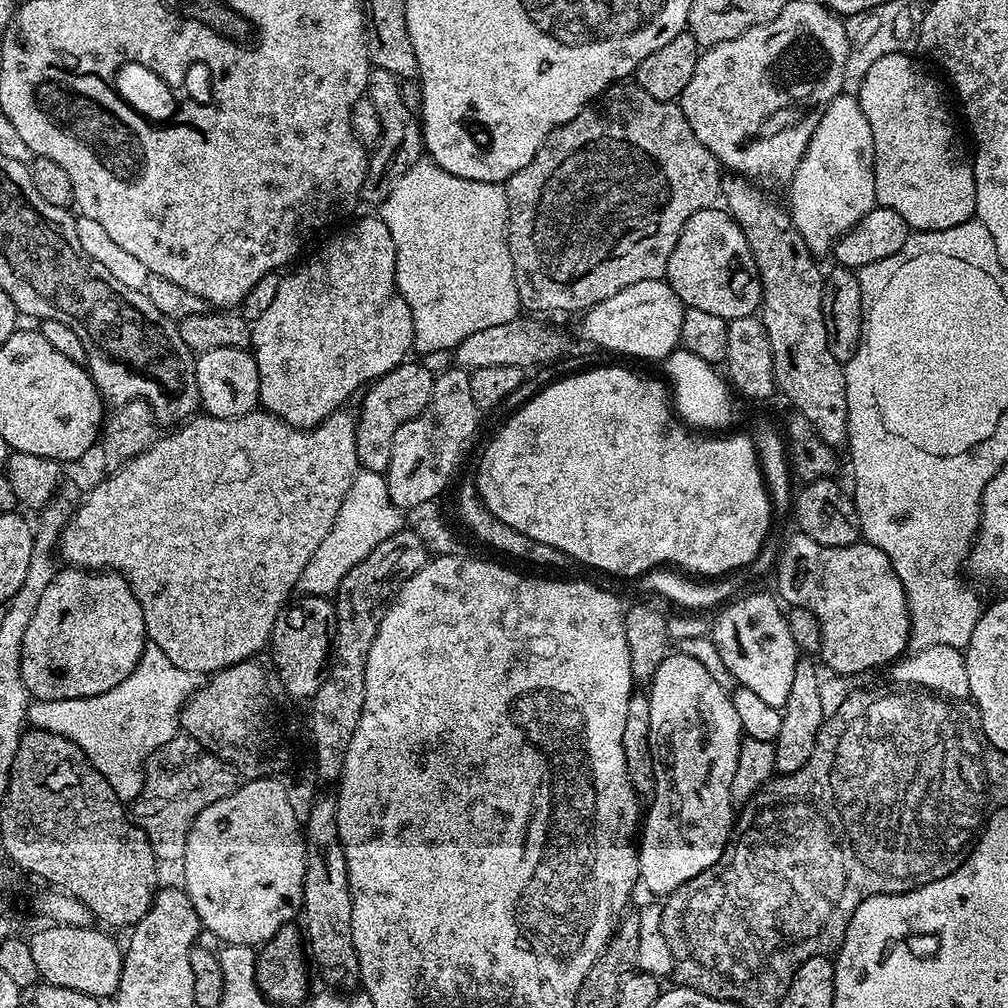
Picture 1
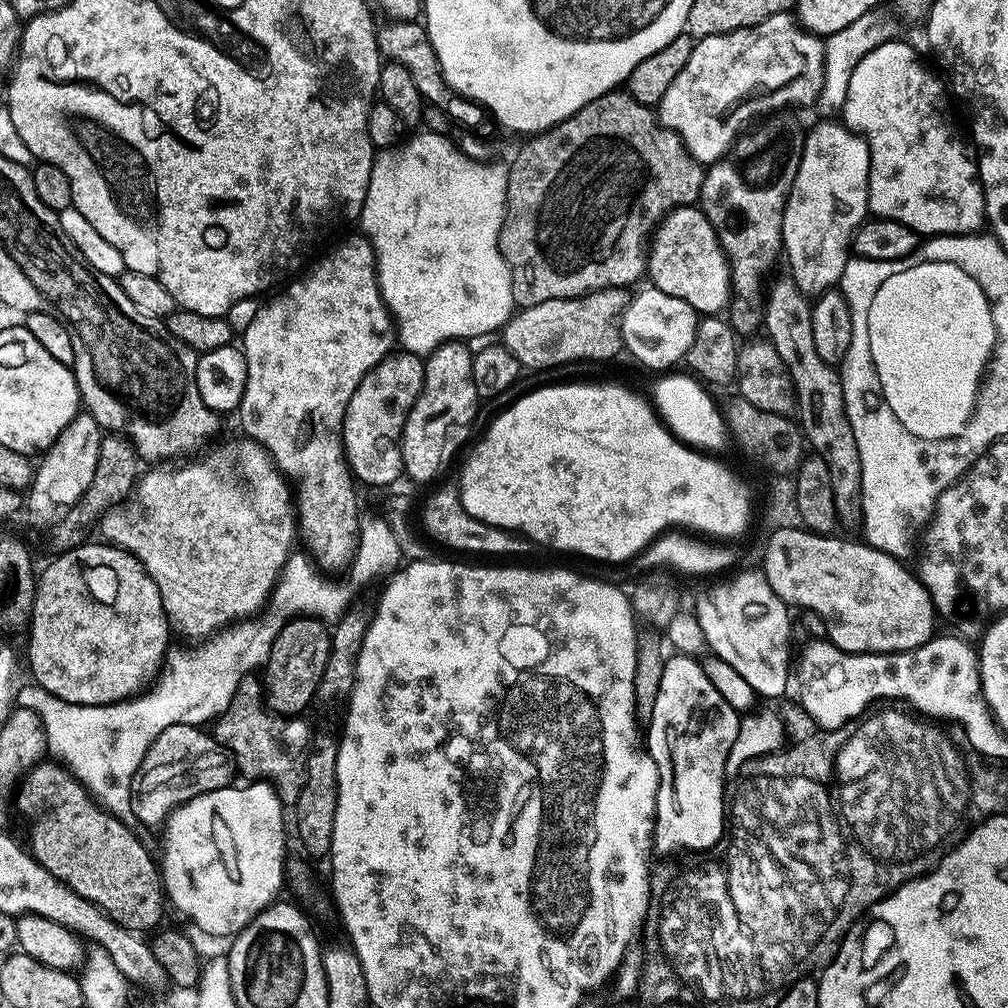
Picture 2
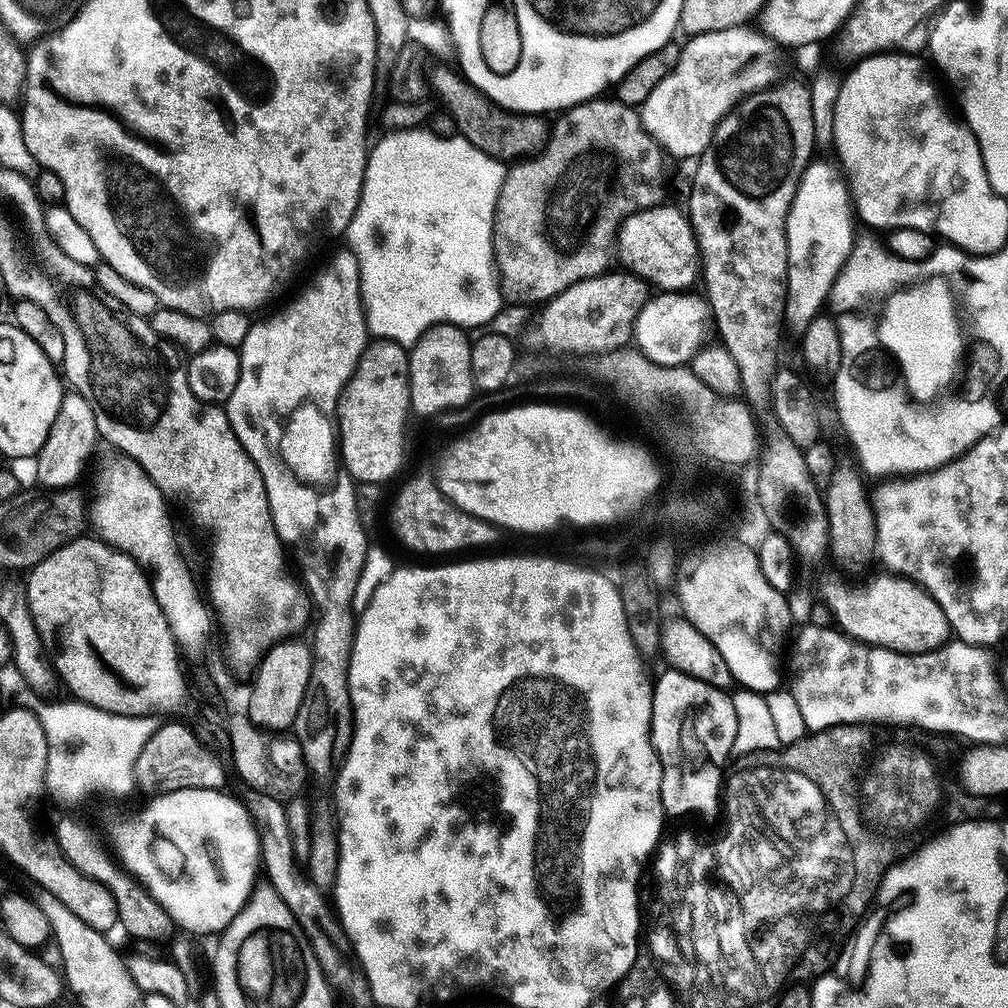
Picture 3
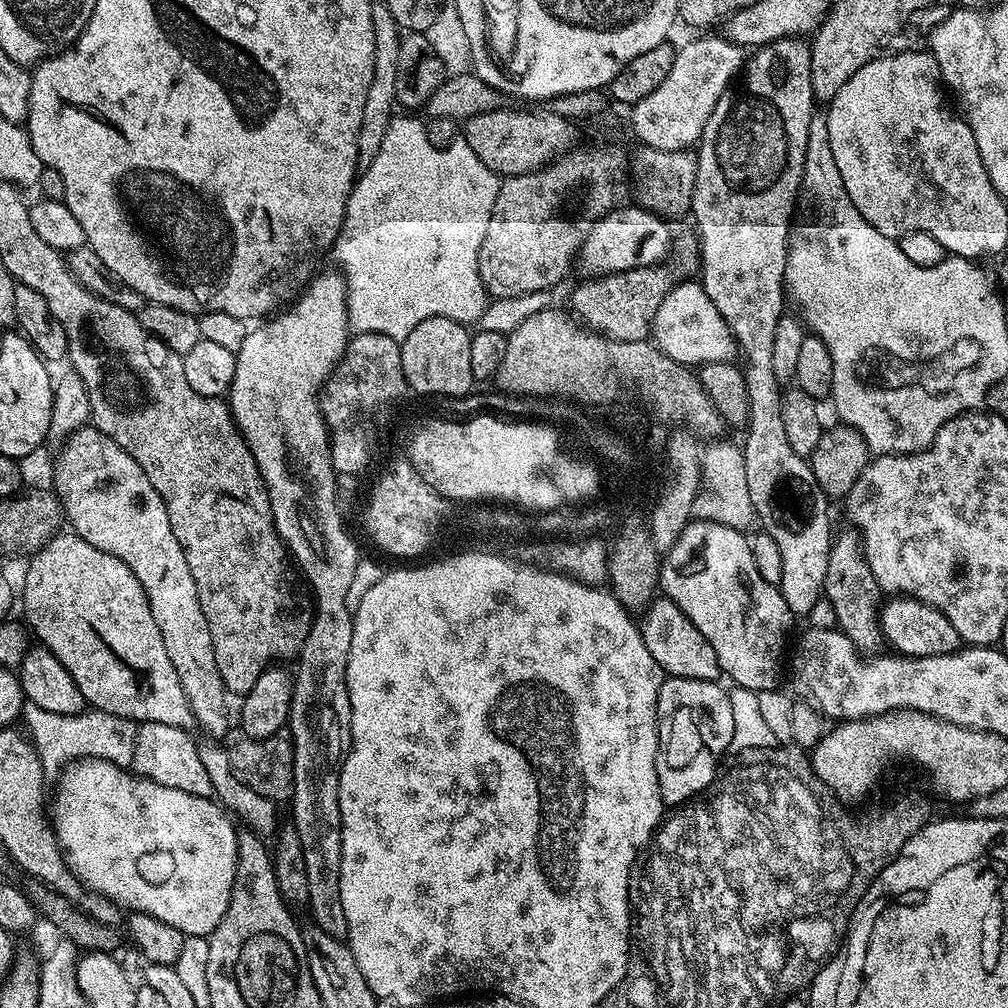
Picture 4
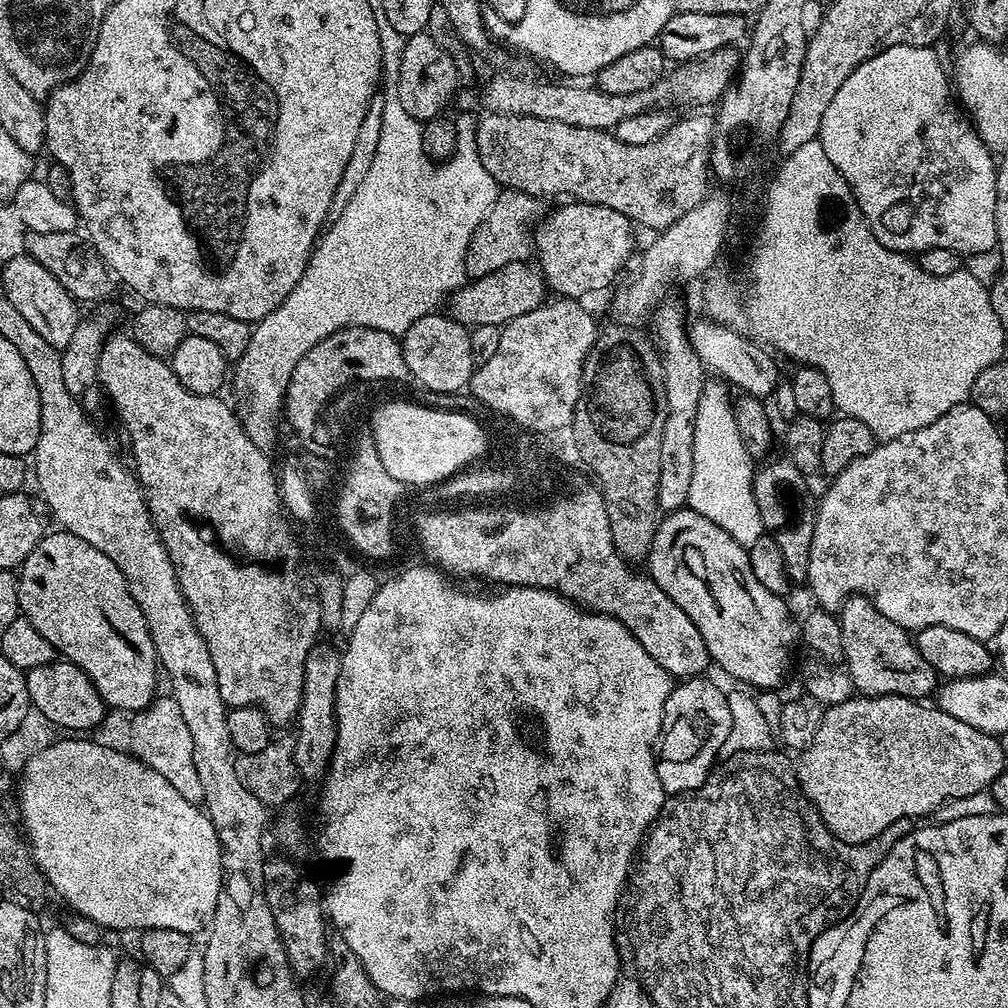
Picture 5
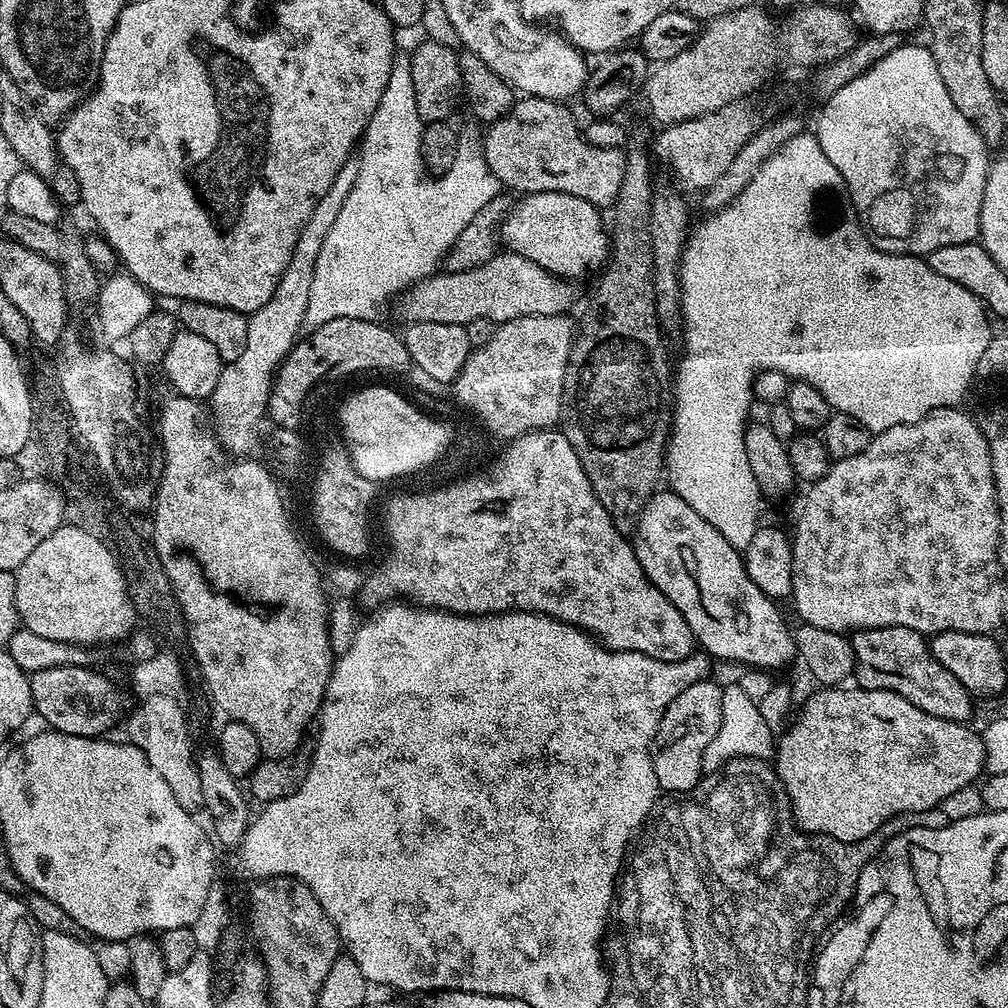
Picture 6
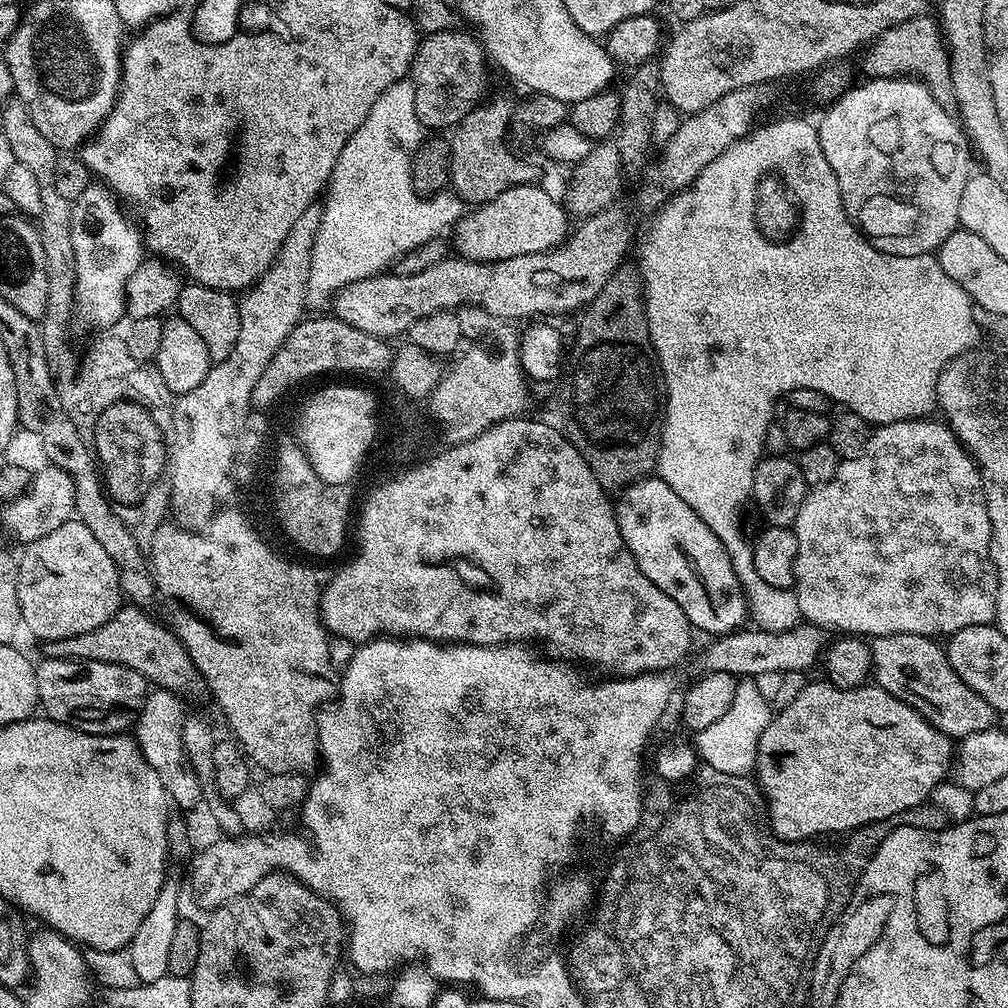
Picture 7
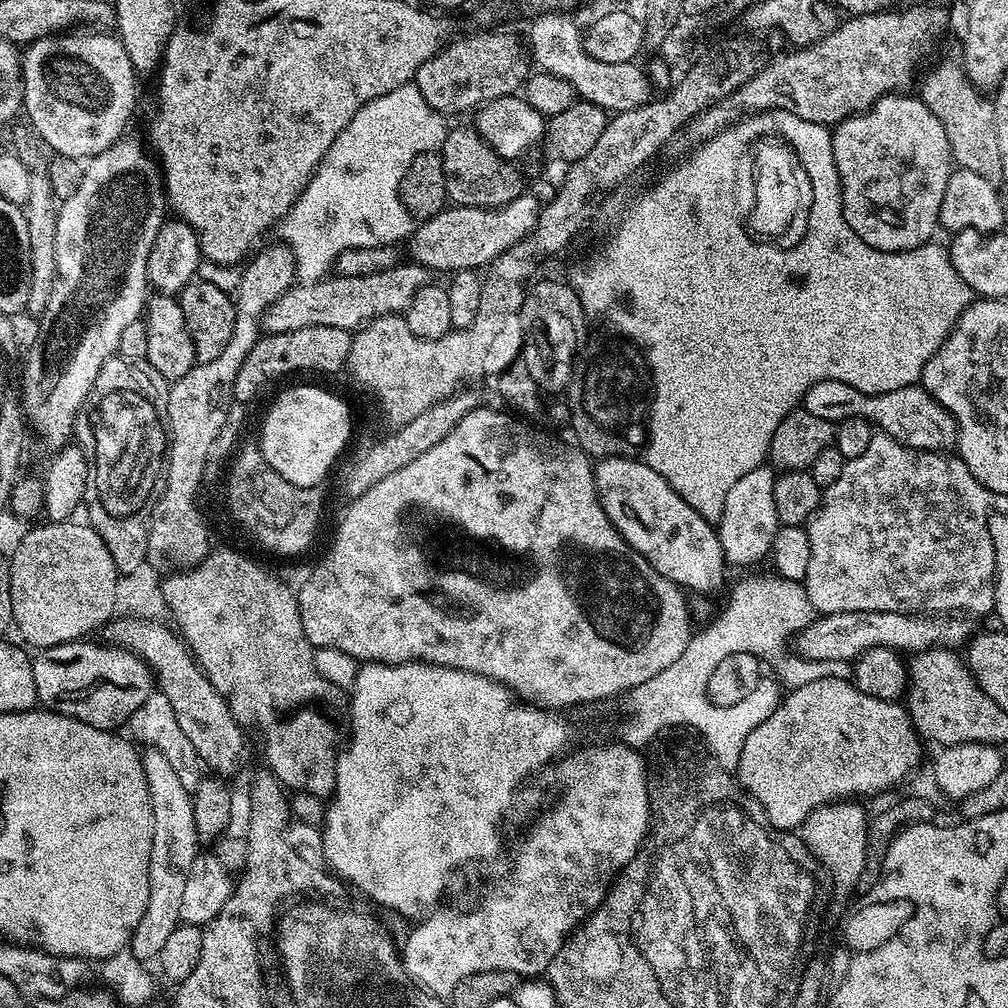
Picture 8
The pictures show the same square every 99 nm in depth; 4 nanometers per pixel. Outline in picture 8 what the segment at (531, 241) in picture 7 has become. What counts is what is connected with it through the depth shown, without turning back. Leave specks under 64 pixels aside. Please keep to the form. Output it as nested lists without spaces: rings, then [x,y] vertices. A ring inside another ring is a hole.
[[[523,194],[506,203],[501,208],[474,208],[461,206],[446,206],[429,220],[419,221],[409,236],[406,247],[410,252],[409,259],[428,269],[429,273],[445,272],[451,274],[462,270],[480,270],[492,263],[494,258],[501,256],[510,246],[514,246],[522,238],[526,238],[534,230],[540,217],[541,203],[532,194]]]

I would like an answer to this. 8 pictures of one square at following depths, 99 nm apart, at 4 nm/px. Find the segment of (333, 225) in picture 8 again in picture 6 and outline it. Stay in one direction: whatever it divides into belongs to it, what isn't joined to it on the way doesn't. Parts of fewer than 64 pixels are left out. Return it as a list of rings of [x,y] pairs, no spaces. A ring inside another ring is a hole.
[[[400,54],[392,61],[390,82],[386,82],[386,90],[382,90],[382,98],[378,102],[378,110],[374,110],[374,114],[368,123],[368,129],[364,131],[364,135],[358,145],[358,174],[354,178],[354,186],[350,190],[350,194],[346,194],[346,202],[343,203],[342,210],[338,210],[338,218],[334,218],[334,226],[330,226],[330,234],[326,234],[326,238],[322,242],[322,250],[318,254],[318,262],[314,266],[314,282],[310,286],[310,302],[304,315],[305,329],[311,330],[322,326],[326,322],[334,322],[334,318],[373,319],[377,315],[375,312],[391,296],[393,298],[399,297],[407,292],[413,284],[418,283],[419,280],[425,280],[427,276],[433,275],[441,267],[448,249],[456,241],[458,234],[462,234],[462,230],[466,230],[466,226],[470,226],[470,222],[476,217],[478,210],[482,210],[482,206],[486,206],[488,200],[501,195],[502,185],[500,180],[490,171],[483,173],[484,180],[448,180],[452,178],[433,178],[431,175],[426,174],[424,159],[420,157],[421,131],[422,121],[418,114],[418,106],[414,102],[414,80],[410,74],[410,60],[407,55],[403,56],[403,54]]]

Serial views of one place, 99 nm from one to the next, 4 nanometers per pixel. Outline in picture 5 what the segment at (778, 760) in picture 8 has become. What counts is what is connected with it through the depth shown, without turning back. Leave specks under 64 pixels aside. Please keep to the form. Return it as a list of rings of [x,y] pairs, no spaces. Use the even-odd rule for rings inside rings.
[[[854,694],[849,700],[829,704],[823,709],[823,720],[818,726],[817,733],[813,740],[799,753],[800,761],[796,764],[794,779],[809,805],[814,809],[818,819],[828,827],[836,840],[841,845],[848,844],[867,844],[876,836],[884,836],[887,828],[891,824],[896,824],[899,820],[904,820],[907,816],[926,816],[931,817],[936,808],[942,806],[948,800],[966,798],[970,794],[987,789],[992,781],[1006,770],[1006,753],[1002,750],[1000,743],[987,732],[974,730],[974,726],[966,726],[966,722],[958,722],[958,718],[950,718],[938,706],[927,708],[927,703],[919,700],[912,700],[909,696],[866,696]]]

